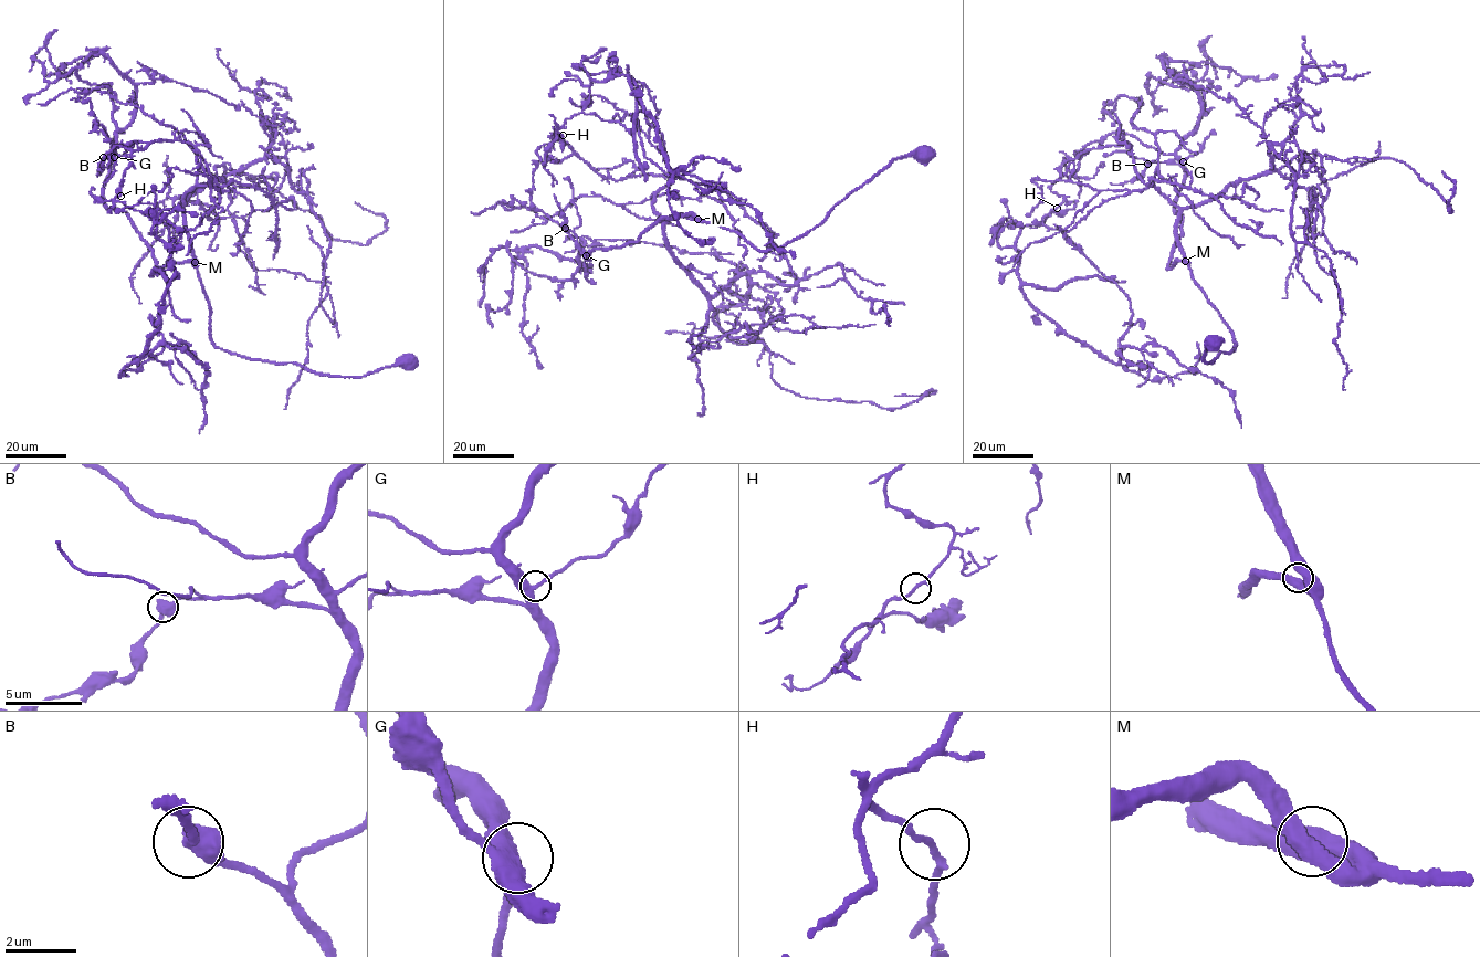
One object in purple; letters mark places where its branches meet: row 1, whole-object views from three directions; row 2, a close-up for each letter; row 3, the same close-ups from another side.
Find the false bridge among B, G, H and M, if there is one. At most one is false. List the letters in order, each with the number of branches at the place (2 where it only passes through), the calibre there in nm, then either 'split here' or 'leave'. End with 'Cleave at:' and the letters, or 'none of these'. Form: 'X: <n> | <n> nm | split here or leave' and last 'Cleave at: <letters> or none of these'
B: 2 | 480 nm | leave
G: 2 | 400 nm | leave
H: 2 | 190 nm | split here
M: 2 | 460 nm | leave
Cleave at: H

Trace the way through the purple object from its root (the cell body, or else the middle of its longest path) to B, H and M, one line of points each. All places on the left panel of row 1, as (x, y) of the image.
B: (409, 361), (331, 376), (219, 348), (192, 262), (157, 266), (130, 218), (106, 206), (113, 156), (103, 157)
H: (409, 361), (331, 376), (219, 348), (184, 213), (186, 193), (218, 186), (200, 151), (133, 151), (121, 195)
M: (409, 361), (403, 358), (360, 377), (331, 376), (219, 348), (211, 340), (211, 313), (195, 262)

